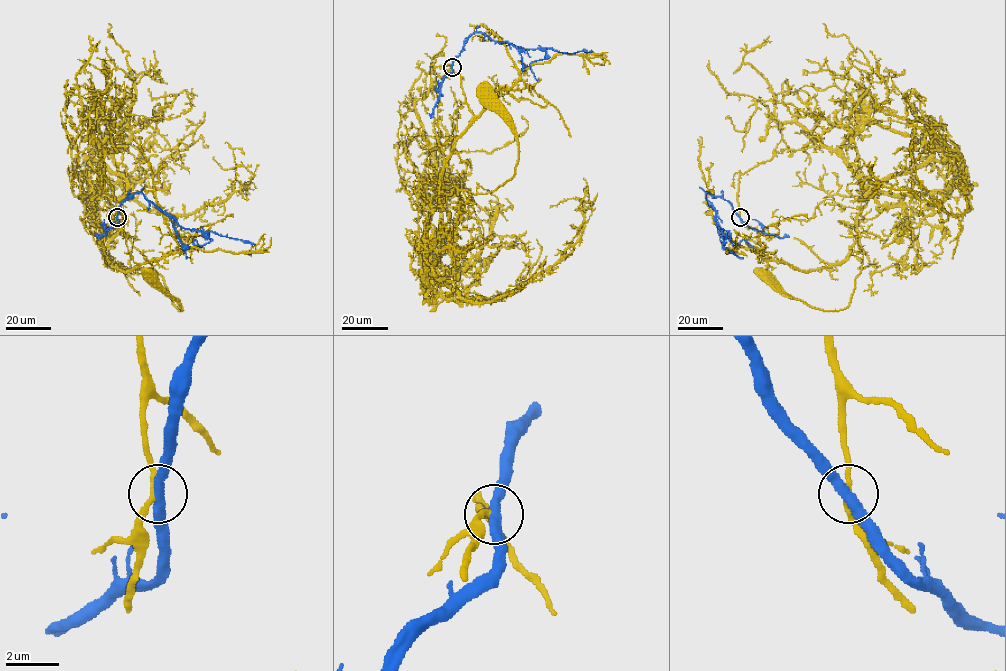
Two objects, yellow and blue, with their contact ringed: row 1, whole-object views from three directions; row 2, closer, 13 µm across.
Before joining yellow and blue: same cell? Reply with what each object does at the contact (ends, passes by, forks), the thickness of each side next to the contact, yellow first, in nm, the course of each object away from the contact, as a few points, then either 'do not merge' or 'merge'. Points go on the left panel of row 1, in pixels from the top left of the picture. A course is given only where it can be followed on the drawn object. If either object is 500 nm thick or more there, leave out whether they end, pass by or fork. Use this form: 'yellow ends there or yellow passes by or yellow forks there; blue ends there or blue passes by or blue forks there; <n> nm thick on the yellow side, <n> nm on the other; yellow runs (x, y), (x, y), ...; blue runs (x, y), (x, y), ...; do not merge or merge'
yellow passes by; blue passes by; 200 nm thick on the yellow side, 400 nm on the other; yellow runs (116, 217), (99, 147), (122, 230), (181, 310), (148, 273); blue runs (117, 217), (124, 200), (141, 193), (183, 227), (202, 232), (209, 242), (193, 244), (195, 240), (202, 247); merge

